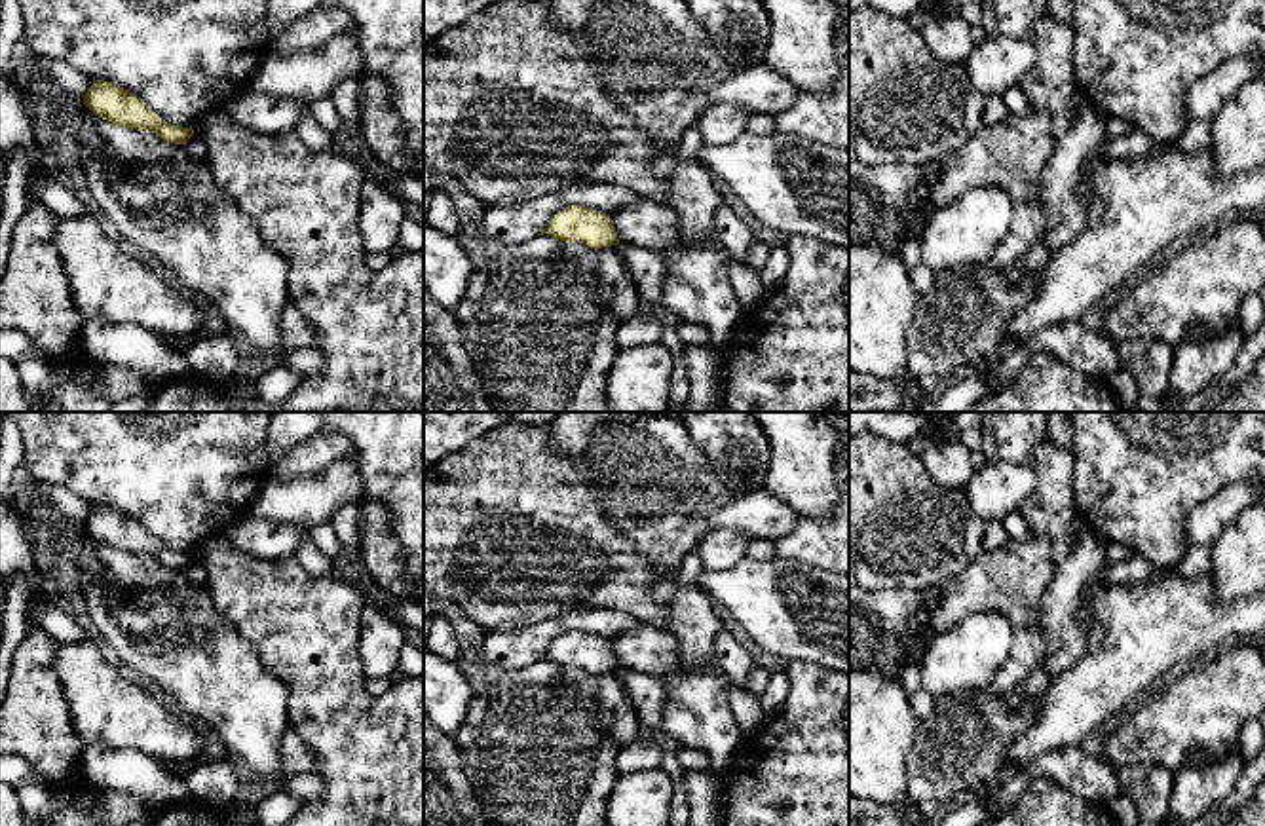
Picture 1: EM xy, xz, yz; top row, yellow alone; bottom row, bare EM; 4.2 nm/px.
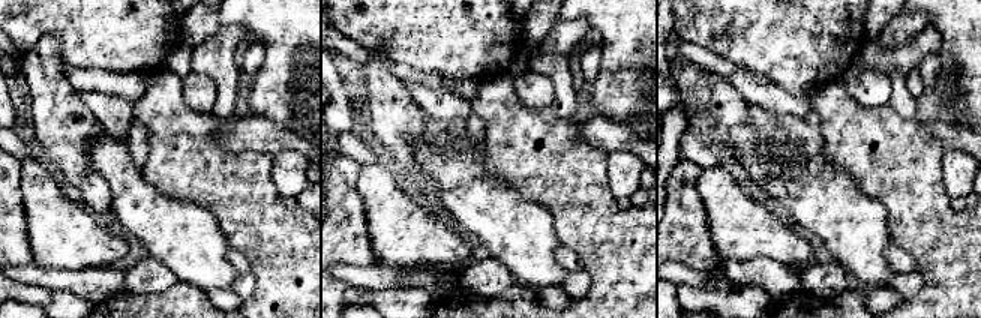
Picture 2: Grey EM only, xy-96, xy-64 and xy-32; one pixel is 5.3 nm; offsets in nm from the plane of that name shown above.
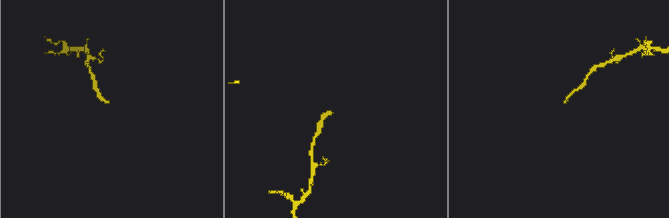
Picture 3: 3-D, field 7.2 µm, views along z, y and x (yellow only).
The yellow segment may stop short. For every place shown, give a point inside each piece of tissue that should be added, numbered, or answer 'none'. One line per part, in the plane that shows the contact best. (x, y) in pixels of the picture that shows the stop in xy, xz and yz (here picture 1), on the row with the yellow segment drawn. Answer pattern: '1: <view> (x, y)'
none

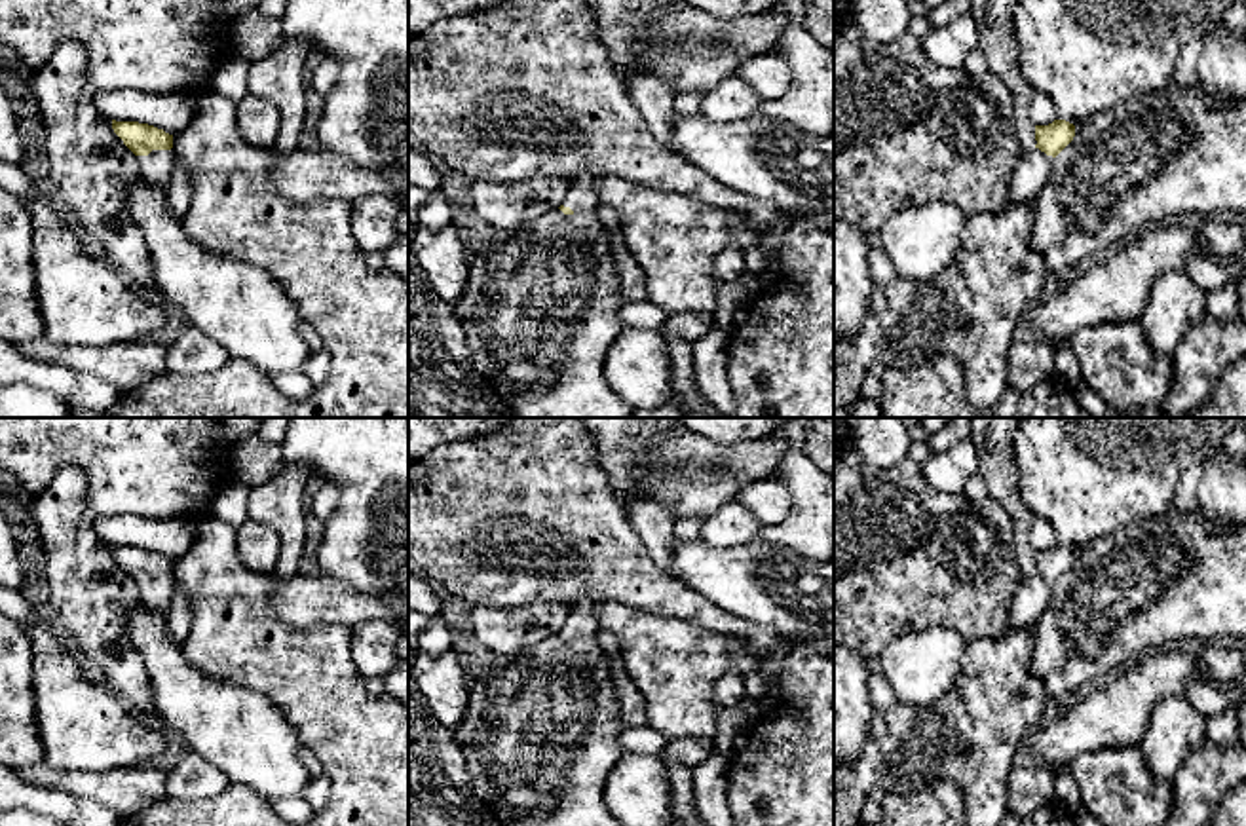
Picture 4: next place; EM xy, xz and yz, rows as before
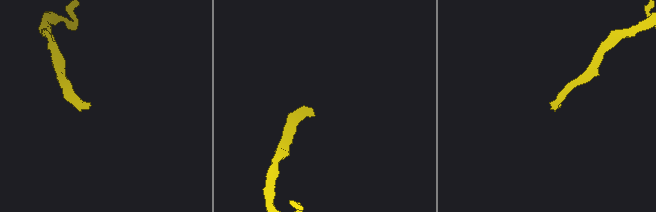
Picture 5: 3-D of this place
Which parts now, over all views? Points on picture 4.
1: xy (156, 168)

